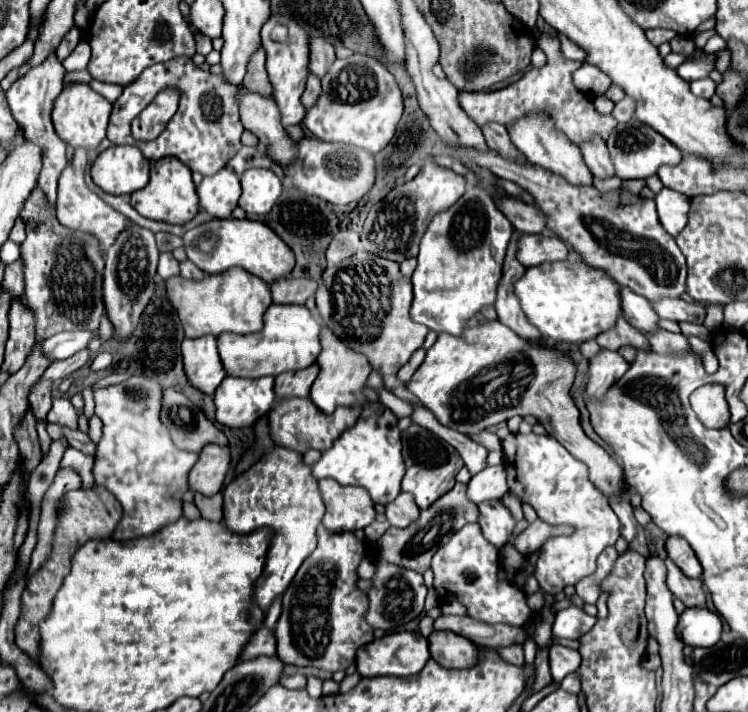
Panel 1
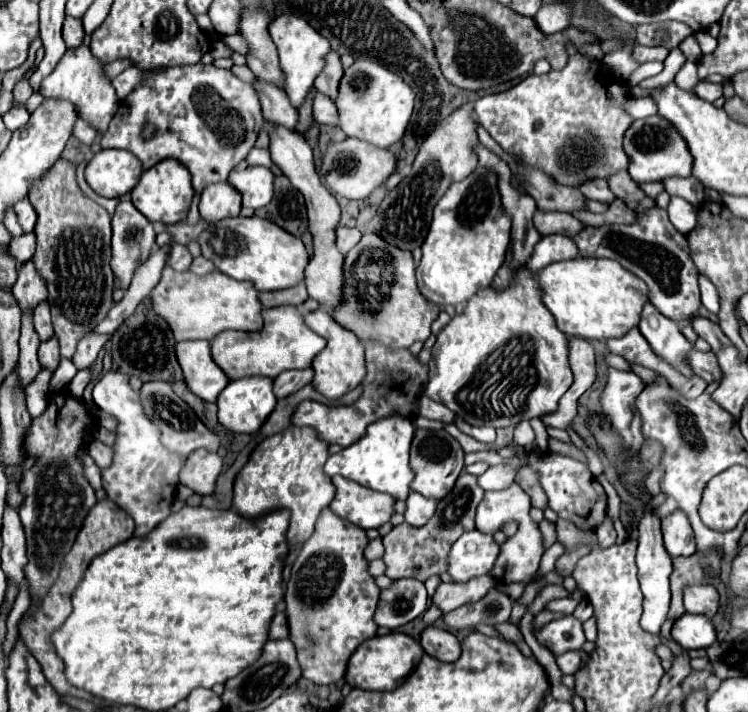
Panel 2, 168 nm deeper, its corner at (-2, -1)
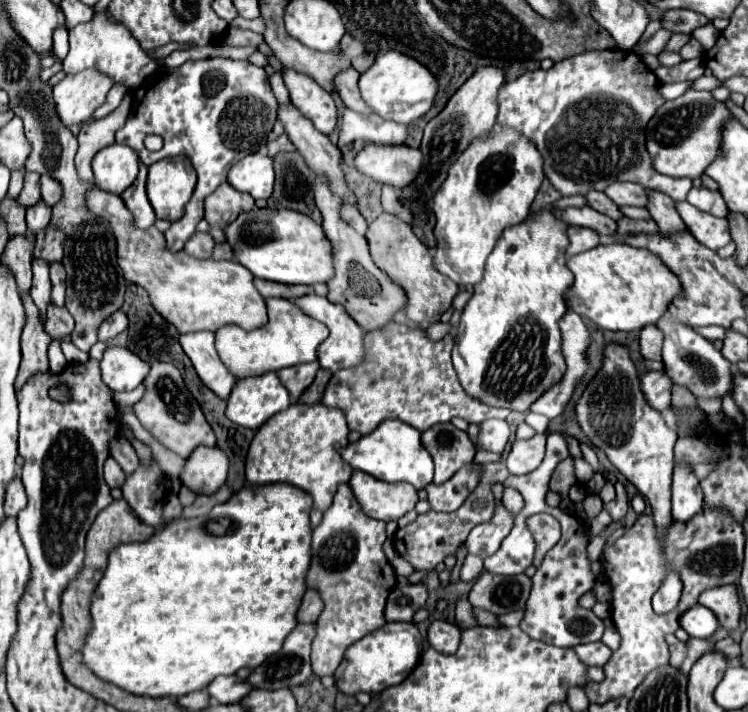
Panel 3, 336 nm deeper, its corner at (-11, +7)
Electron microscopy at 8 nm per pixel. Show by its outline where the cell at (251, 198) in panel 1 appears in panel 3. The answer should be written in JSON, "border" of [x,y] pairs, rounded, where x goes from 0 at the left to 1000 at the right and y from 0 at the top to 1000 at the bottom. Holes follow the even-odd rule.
{"border":[[[334,215],[307,235],[305,257],[324,271],[334,271],[340,279],[358,279],[366,260],[364,223],[358,218]]]}

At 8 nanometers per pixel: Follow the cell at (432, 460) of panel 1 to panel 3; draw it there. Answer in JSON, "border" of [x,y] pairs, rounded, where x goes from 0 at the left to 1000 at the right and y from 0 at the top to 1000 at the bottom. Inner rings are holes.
{"border":[[[583,594],[564,608],[564,625],[580,645],[580,678],[599,676],[620,650],[634,645],[636,628],[623,605],[610,603],[604,594]]]}

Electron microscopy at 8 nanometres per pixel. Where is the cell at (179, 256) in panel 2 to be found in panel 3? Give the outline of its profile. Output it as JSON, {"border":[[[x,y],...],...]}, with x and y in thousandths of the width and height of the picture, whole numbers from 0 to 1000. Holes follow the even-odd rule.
{"border":[[[259,327],[257,336],[249,338],[246,353],[251,353],[257,361],[265,361],[265,364],[281,364],[286,344],[289,341],[281,327]]]}

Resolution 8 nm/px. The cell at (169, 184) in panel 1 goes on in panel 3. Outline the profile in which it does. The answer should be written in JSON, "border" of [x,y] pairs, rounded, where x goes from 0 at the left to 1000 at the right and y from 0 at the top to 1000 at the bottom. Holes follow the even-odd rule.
{"border":[[[227,221],[201,232],[198,279],[211,308],[238,310],[262,263],[262,240],[249,221]]]}

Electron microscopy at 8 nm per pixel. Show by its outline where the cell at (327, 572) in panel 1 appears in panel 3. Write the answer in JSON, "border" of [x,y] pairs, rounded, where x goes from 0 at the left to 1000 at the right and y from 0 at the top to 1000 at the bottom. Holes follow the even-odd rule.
{"border":[[[457,678],[447,695],[447,706],[433,718],[430,735],[417,749],[412,824],[422,824],[436,847],[422,872],[422,895],[417,900],[417,940],[425,951],[444,948],[455,934],[460,914],[473,900],[516,875],[513,847],[529,822],[529,808],[511,777],[511,765],[516,760],[513,740],[513,732],[487,723],[468,681]]]}

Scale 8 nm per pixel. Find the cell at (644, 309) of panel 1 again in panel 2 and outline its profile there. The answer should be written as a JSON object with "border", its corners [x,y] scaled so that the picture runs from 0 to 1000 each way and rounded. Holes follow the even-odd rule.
{"border":[[[862,426],[857,437],[857,451],[854,451],[854,465],[860,473],[868,479],[870,490],[889,504],[892,510],[902,513],[913,527],[926,527],[921,515],[913,515],[913,499],[918,499],[918,487],[926,487],[913,468],[908,465],[905,454],[900,448],[892,448],[884,442],[870,426]]]}

